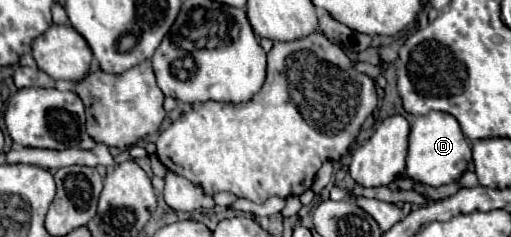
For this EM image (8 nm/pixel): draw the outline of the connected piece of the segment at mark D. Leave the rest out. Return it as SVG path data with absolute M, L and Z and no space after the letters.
M430 112L424 116L416 116L416 120L410 124L406 172L412 180L418 180L418 182L424 182L430 186L452 184L454 180L458 180L464 174L470 160L472 160L470 146L460 130L458 120L452 114Z

